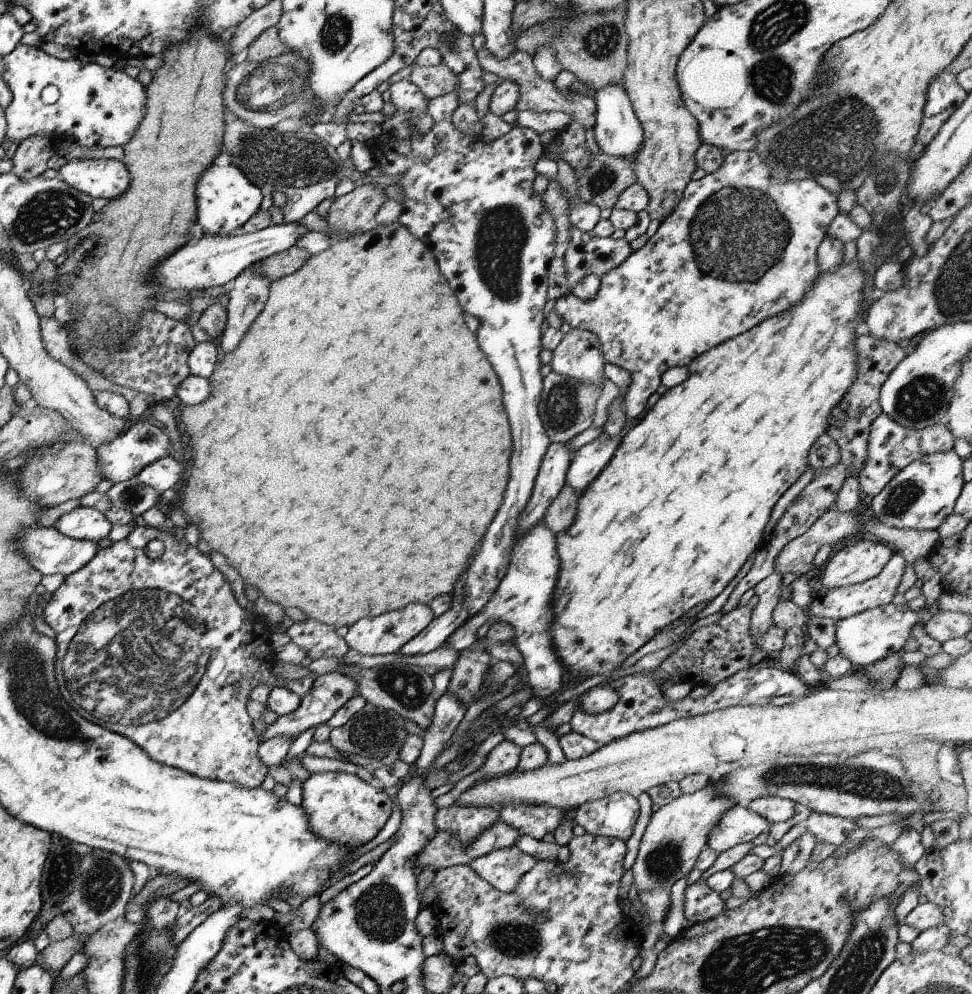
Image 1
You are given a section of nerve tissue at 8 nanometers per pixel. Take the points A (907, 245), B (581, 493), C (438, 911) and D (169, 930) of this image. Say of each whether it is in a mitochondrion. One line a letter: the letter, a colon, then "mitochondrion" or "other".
A: other
B: other
C: other
D: other

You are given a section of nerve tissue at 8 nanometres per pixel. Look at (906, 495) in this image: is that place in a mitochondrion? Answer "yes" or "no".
yes

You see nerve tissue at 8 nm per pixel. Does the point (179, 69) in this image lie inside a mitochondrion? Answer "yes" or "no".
no

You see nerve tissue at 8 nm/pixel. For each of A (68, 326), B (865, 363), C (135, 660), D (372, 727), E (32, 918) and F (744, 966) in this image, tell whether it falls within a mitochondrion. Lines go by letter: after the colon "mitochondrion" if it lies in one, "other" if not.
A: other
B: other
C: mitochondrion
D: mitochondrion
E: other
F: mitochondrion

